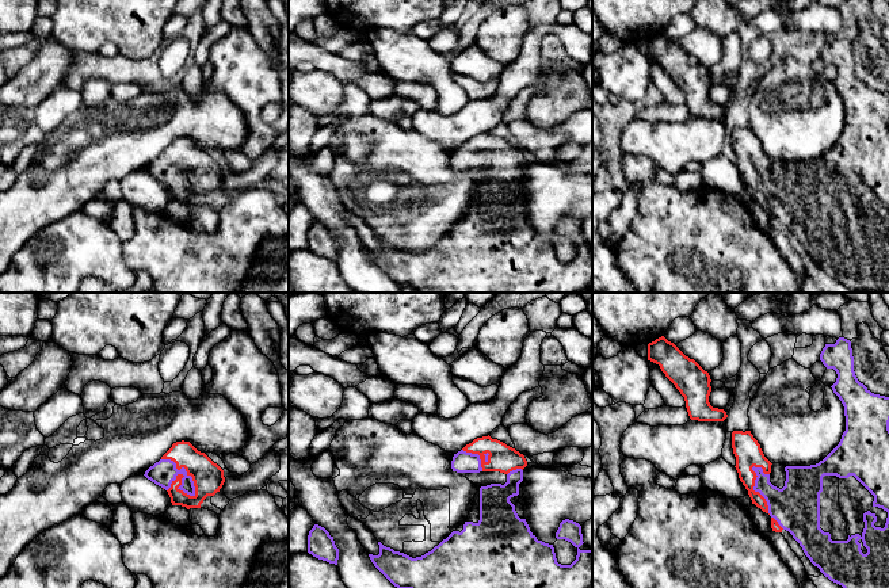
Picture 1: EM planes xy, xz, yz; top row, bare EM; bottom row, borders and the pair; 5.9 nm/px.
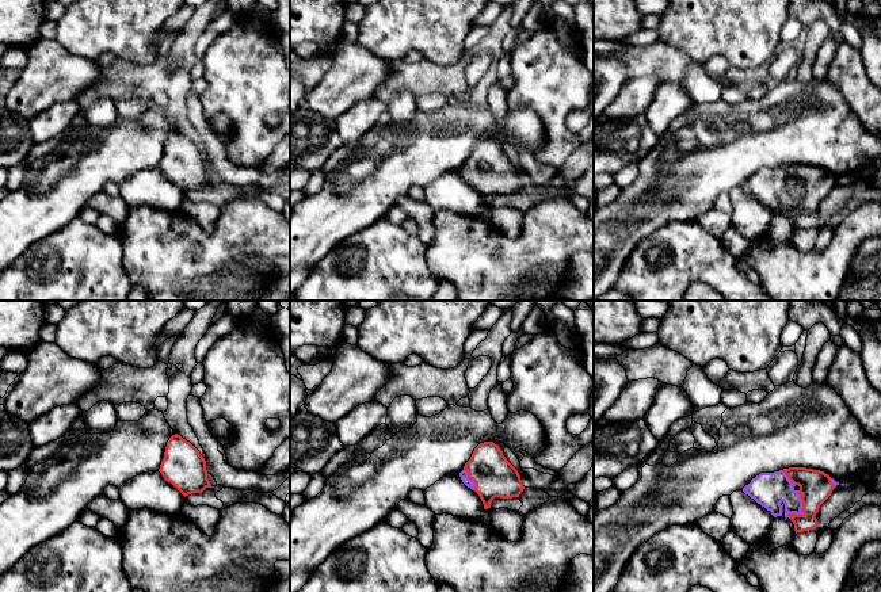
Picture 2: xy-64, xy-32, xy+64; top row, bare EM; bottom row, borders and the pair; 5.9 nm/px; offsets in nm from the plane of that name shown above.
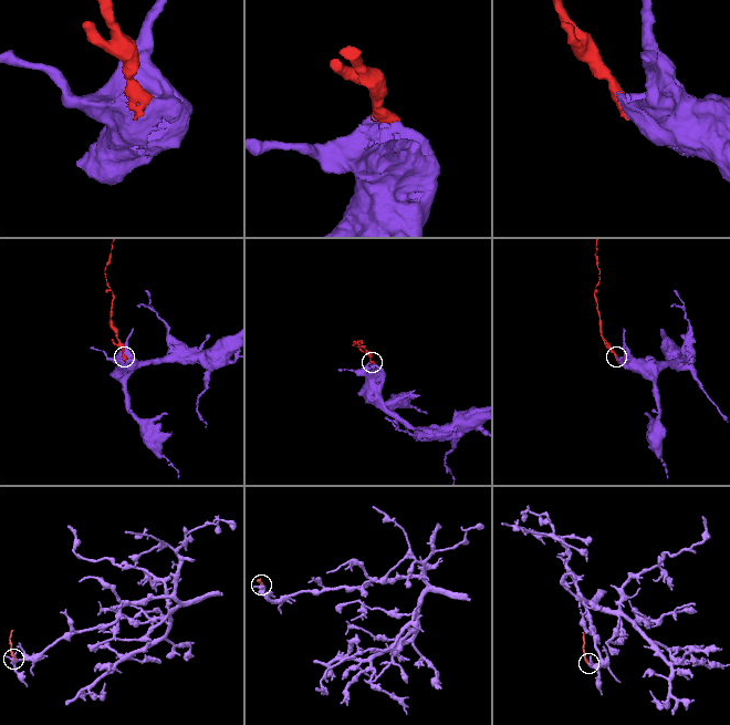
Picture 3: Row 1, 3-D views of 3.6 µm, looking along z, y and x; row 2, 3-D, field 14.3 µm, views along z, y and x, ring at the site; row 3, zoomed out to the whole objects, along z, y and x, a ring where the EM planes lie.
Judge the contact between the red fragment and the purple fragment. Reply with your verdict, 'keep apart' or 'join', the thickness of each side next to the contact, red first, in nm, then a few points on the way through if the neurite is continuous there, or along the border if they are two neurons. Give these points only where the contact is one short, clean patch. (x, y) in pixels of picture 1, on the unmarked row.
join; 180 nm thick on the red side, 150 nm on the other

